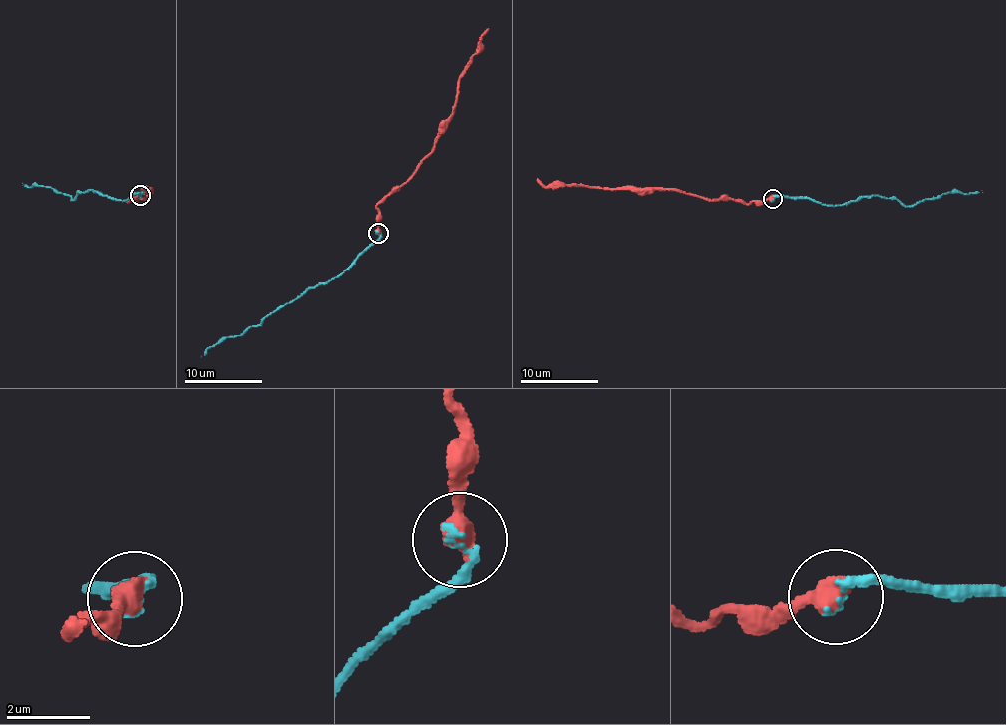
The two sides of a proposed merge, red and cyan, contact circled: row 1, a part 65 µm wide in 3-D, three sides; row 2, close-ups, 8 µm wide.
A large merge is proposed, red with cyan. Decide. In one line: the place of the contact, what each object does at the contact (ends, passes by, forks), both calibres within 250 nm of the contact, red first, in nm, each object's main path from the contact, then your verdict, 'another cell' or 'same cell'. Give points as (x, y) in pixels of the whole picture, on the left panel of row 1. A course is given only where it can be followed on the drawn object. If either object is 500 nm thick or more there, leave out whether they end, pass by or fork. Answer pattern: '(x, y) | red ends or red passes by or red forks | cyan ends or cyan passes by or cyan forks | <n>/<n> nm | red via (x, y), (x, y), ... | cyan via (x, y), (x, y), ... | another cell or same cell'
(140, 195) | 550/200 nm | red via (140, 195), (128, 201), (144, 199), (149, 189), (146, 190), (151, 191), (139, 190), (142, 185) | cyan via (140, 195), (133, 192), (122, 200), (94, 191), (77, 192), (72, 199), (52, 188), (23, 184) | same cell

